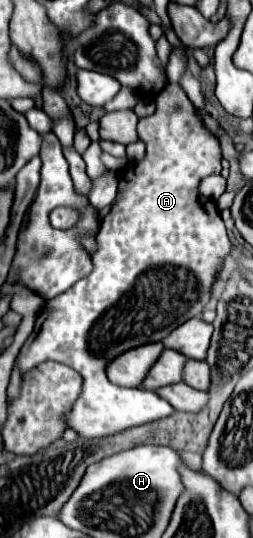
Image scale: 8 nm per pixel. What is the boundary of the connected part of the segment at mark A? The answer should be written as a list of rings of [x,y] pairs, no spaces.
[[[167,83],[167,87],[155,99],[157,109],[153,115],[139,119],[139,137],[147,145],[147,157],[141,163],[129,165],[117,173],[119,193],[109,215],[105,215],[97,233],[97,251],[91,255],[93,271],[79,279],[65,293],[49,299],[41,311],[35,331],[21,347],[17,363],[21,373],[33,369],[43,361],[59,361],[73,367],[83,377],[81,397],[75,401],[69,413],[69,427],[81,437],[97,439],[133,429],[149,421],[171,417],[175,409],[159,397],[155,391],[117,387],[107,379],[109,361],[117,355],[139,347],[143,343],[163,341],[181,323],[201,317],[205,303],[209,301],[211,283],[221,267],[223,257],[231,251],[225,223],[219,215],[217,203],[197,193],[197,185],[203,177],[221,173],[221,147],[219,139],[213,137],[201,123],[199,113],[187,99],[179,83]]]

